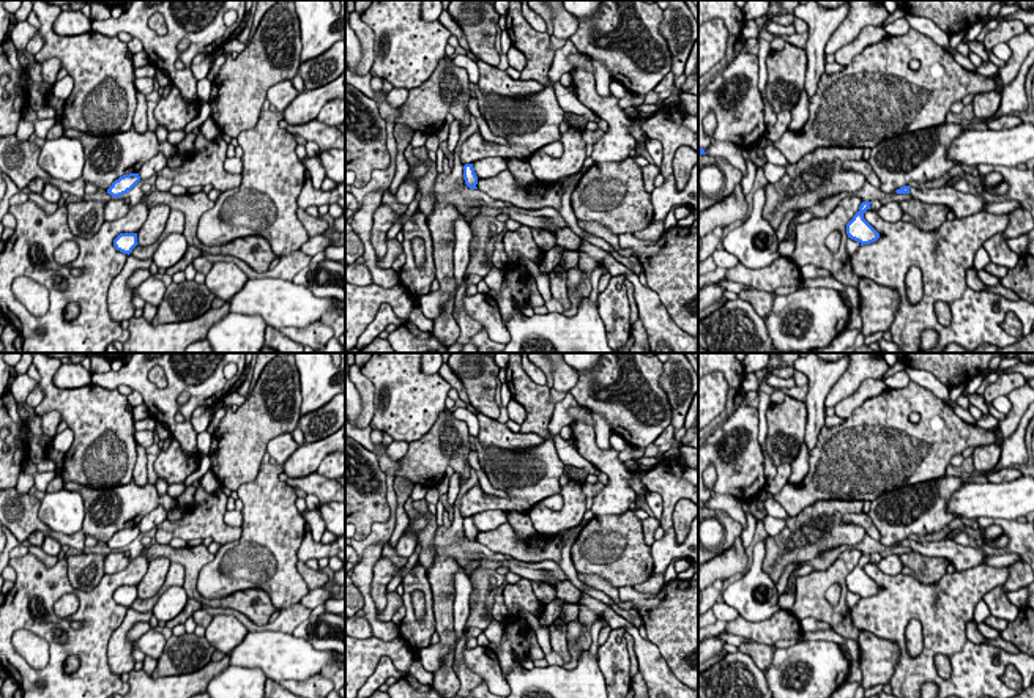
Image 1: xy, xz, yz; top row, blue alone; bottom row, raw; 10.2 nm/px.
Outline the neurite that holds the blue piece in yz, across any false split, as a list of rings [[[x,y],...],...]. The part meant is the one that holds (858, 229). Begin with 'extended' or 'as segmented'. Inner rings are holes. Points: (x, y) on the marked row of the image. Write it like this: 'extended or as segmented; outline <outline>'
as segmented; outline [[[862,202],[859,211],[846,224],[848,238],[857,241],[861,246],[870,244],[880,238],[880,233],[864,219],[864,213],[870,210],[872,202]]]

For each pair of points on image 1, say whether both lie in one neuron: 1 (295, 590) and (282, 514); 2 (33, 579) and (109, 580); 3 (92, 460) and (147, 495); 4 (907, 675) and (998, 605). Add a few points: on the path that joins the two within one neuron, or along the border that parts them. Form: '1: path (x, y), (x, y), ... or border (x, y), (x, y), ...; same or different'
1: path (286, 571), (282, 533); same
2: path (52, 583), (79, 594), (90, 594); same
3: border (133, 479), (123, 484), (93, 489); different
4: border (1003, 583), (992, 588), (982, 599); different

